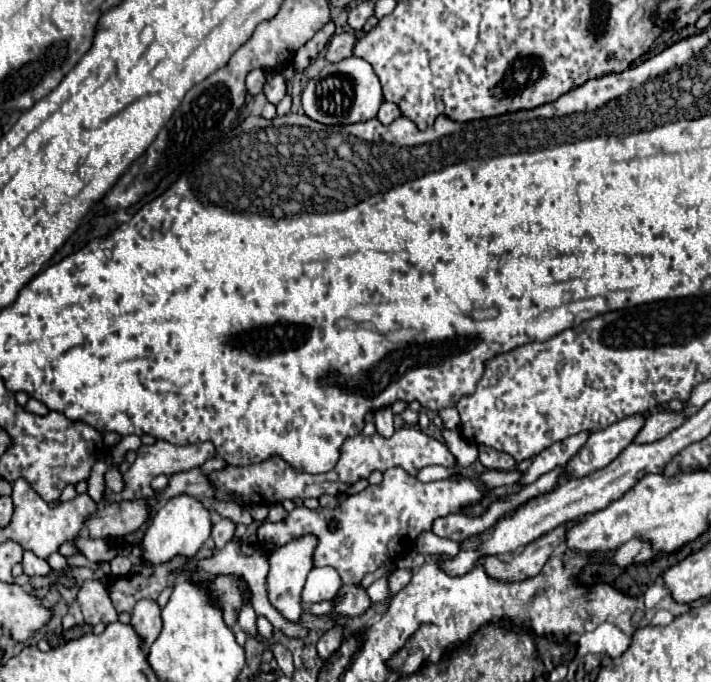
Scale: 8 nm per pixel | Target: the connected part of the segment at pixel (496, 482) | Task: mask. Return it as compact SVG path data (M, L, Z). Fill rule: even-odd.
M492 470L492 472L482 472L480 478L488 486L502 486L502 484L514 484L514 482L518 482L522 478L522 472L520 470L510 470L510 472Z

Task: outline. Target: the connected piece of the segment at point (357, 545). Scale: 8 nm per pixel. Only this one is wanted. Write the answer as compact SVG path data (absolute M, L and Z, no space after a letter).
M392 468L392 470L386 470L384 472L384 478L380 484L376 486L368 486L364 488L362 492L358 494L352 494L348 496L340 506L336 508L322 508L322 510L308 510L304 506L298 506L296 510L292 510L288 514L286 520L282 522L264 522L258 530L258 540L260 544L274 552L276 546L282 546L286 542L290 542L292 538L296 536L302 536L302 534L316 534L318 536L318 546L314 550L314 566L332 566L338 570L340 578L342 578L342 600L336 604L334 608L334 616L358 616L362 614L364 610L370 608L370 598L366 594L364 588L358 588L358 582L368 574L368 572L374 572L382 562L386 562L388 558L396 558L400 554L404 554L406 550L414 548L414 540L424 532L424 530L430 530L432 528L432 522L440 516L448 516L452 512L460 512L464 506L468 504L476 504L484 498L484 492L474 486L468 478L466 480L460 480L460 482L454 482L454 480L436 480L436 482L420 482L418 478L414 476L408 476L402 468Z

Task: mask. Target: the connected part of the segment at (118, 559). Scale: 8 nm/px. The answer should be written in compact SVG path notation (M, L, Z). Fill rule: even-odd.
M116 554L112 560L110 560L110 570L114 576L126 576L132 568L132 562L128 556L122 556L122 554Z

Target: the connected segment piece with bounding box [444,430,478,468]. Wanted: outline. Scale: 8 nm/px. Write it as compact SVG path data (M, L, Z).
M444 430L444 440L446 440L450 452L456 456L458 466L466 468L474 460L478 460L478 448L474 444L470 444L468 440L464 440L458 430Z

